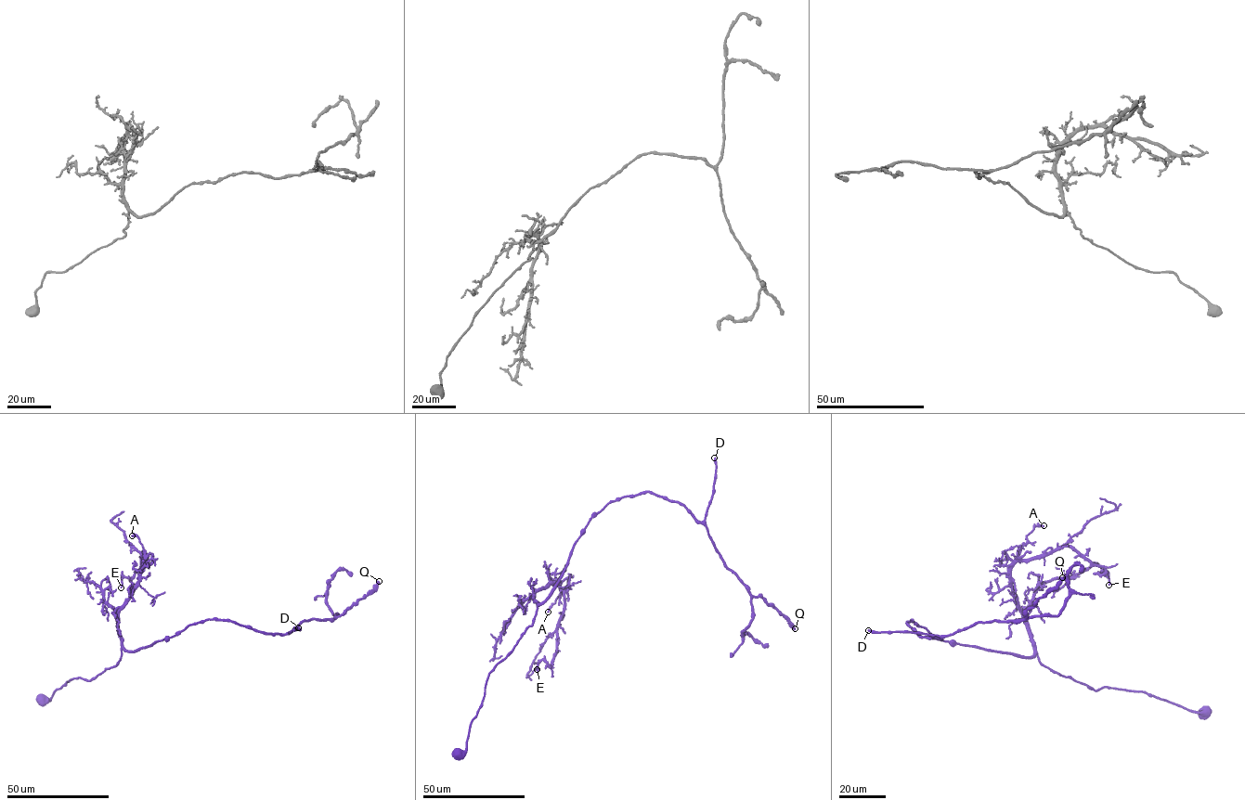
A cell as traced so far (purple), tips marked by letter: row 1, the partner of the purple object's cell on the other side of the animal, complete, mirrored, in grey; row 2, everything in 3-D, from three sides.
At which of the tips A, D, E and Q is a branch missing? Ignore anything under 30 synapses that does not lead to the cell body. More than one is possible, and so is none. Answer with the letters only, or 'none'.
D

